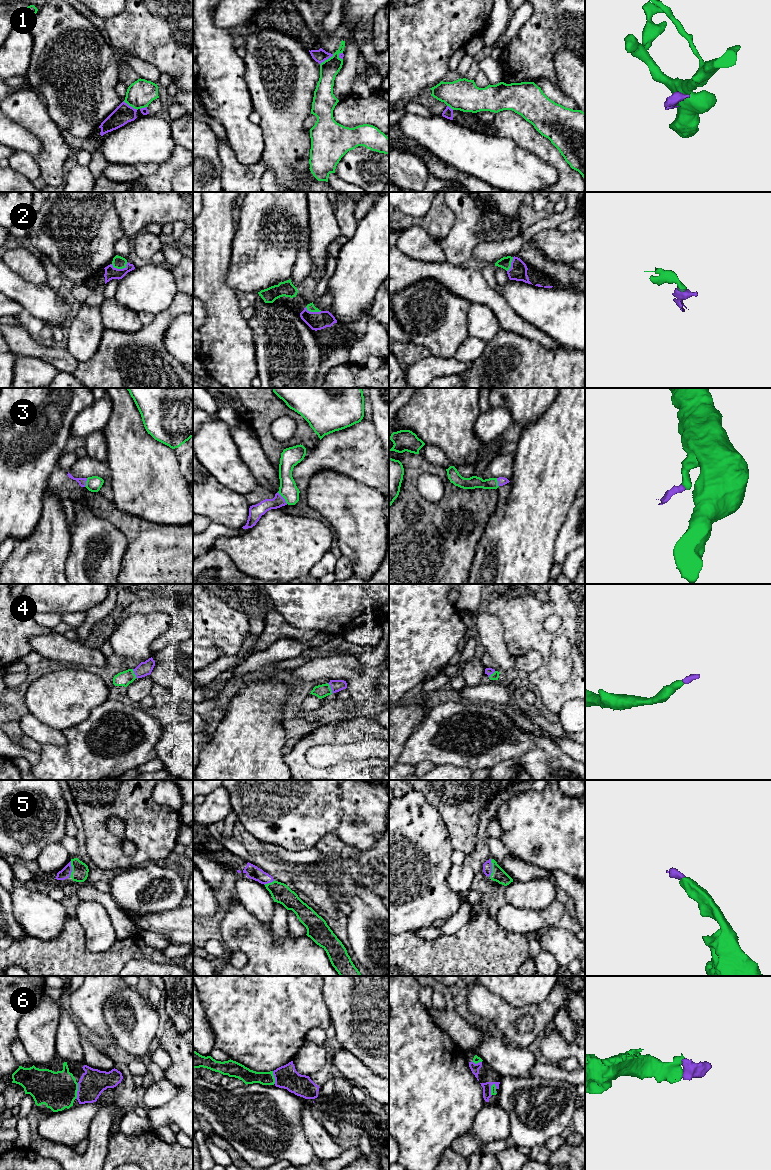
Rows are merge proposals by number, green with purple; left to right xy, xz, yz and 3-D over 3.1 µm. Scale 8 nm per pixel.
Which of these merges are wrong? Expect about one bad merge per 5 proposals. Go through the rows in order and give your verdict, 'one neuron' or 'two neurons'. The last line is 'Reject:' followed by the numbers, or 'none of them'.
1: two neurons
2: one neuron
3: one neuron
4: one neuron
5: one neuron
6: one neuron
Reject: 1

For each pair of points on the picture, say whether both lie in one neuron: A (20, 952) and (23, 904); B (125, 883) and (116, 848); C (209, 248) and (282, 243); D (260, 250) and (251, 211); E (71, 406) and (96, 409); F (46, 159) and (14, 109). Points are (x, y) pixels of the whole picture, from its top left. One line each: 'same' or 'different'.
A: different
B: different
C: different
D: same
E: different
F: same

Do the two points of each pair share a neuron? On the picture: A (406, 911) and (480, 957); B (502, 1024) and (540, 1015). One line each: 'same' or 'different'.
A: different
B: same

